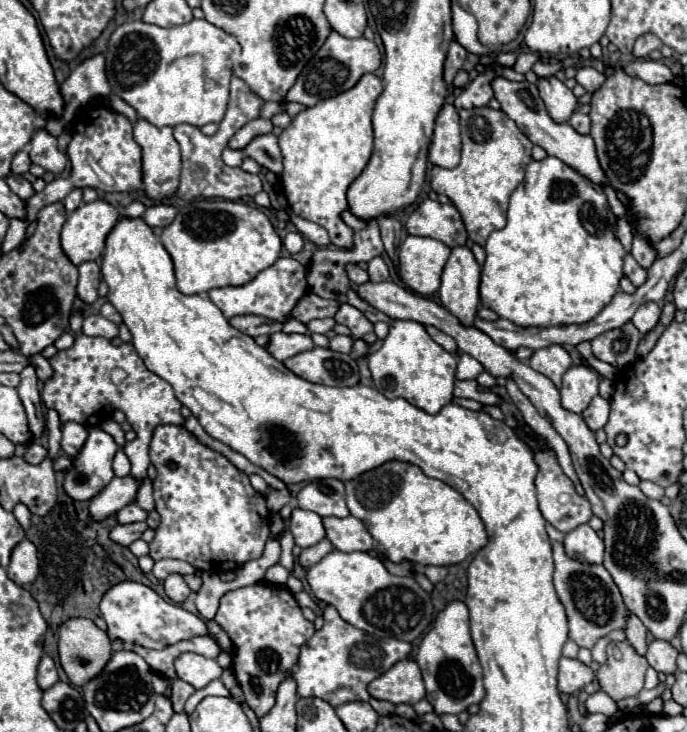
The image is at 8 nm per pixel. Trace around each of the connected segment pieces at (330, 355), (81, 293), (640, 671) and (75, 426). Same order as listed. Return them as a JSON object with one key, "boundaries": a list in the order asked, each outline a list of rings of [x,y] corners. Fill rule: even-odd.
{"boundaries":[[[[314,347],[302,351],[284,361],[284,365],[298,377],[320,383],[320,385],[336,385],[336,387],[350,387],[360,383],[358,363],[344,353],[336,353],[330,349]]],[[[86,261],[80,267],[80,281],[78,281],[78,297],[84,303],[92,303],[98,297],[98,283],[100,283],[100,267],[94,261]]],[[[628,641],[608,645],[606,653],[608,661],[600,665],[596,673],[602,691],[606,691],[614,701],[636,697],[644,687],[648,661],[640,653],[636,653],[636,649]]],[[[68,421],[62,425],[62,451],[70,457],[76,457],[78,451],[82,449],[84,441],[88,437],[88,429],[80,423],[74,423],[74,421]]]]}

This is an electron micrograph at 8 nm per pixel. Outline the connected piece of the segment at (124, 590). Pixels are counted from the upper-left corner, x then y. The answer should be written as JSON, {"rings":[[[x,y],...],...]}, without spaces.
{"rings":[[[124,581],[116,583],[116,587],[110,587],[104,593],[104,599],[100,601],[100,613],[108,625],[106,633],[110,641],[120,639],[124,645],[142,645],[148,649],[160,649],[190,639],[194,635],[208,633],[206,621],[202,621],[198,615],[182,609],[180,605],[168,603],[154,589],[134,581]]]}

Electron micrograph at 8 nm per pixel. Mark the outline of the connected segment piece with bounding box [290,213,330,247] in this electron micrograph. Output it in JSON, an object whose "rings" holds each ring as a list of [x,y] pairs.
{"rings":[[[290,213],[290,219],[292,219],[292,223],[298,227],[298,231],[300,231],[306,239],[310,239],[312,243],[316,243],[318,247],[330,245],[330,239],[328,239],[328,233],[326,233],[324,227],[320,227],[320,225],[316,225],[316,223],[310,223],[310,221],[306,221],[306,219],[300,219],[300,217],[296,217],[296,215],[292,215],[292,213]]]}

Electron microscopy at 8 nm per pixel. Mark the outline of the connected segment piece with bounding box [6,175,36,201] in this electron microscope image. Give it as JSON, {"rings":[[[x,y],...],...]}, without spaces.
{"rings":[[[10,175],[10,177],[6,177],[6,183],[10,185],[10,189],[20,197],[20,199],[30,199],[36,191],[34,191],[34,187],[32,187],[32,183],[30,181],[26,181],[24,177],[20,177],[20,175]]]}

